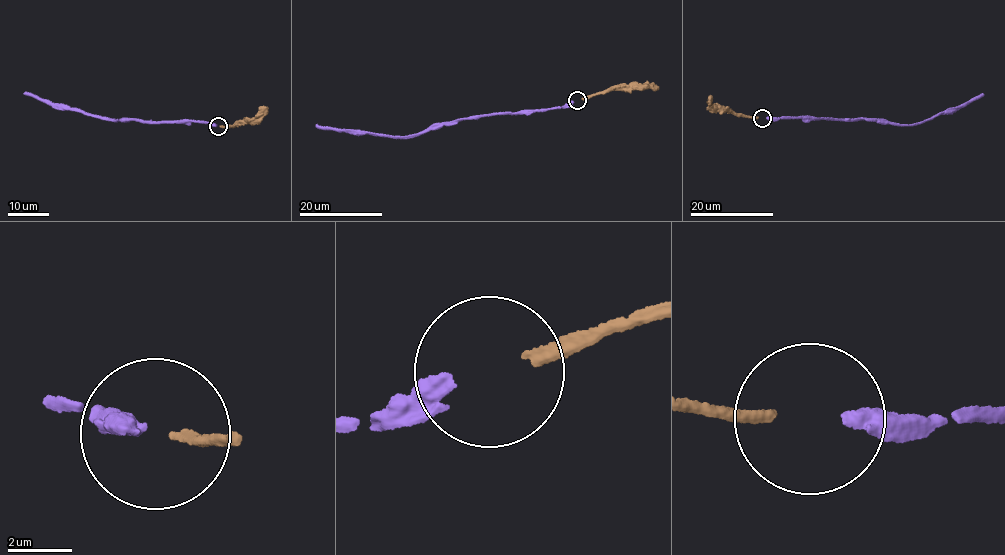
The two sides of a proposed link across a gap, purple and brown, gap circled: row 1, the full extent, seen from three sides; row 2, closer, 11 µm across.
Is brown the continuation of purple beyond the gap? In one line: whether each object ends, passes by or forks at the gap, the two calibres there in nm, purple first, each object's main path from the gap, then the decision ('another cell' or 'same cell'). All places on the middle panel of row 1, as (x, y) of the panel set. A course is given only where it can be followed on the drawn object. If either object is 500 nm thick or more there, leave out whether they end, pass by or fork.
purple ends there; brown ends there; 440 nm thick on the purple side, 320 nm on the other; purple runs (573, 102), (563, 107), (436, 123), (405, 136), (317, 126); brown runs (581, 99), (611, 90), (630, 91), (651, 84), (658, 88); same cell

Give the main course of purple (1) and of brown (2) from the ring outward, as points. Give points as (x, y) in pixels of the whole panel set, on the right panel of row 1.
1: (766, 118), (807, 116), (881, 119), (901, 126), (911, 125), (983, 94)
2: (758, 118), (722, 111), (708, 100), (710, 97)

